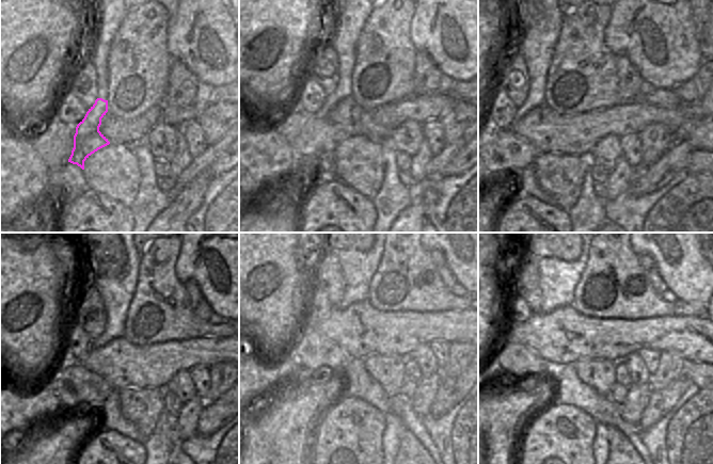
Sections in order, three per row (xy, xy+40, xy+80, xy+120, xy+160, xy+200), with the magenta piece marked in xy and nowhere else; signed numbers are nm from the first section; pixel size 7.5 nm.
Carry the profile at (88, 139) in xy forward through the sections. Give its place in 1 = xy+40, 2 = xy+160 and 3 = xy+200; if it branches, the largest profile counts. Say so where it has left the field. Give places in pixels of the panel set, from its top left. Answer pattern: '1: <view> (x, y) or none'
1: xy+40 (319, 136)
2: xy+160 (278, 360)
3: xy+200 (517, 360)

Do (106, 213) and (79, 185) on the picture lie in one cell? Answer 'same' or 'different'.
different

